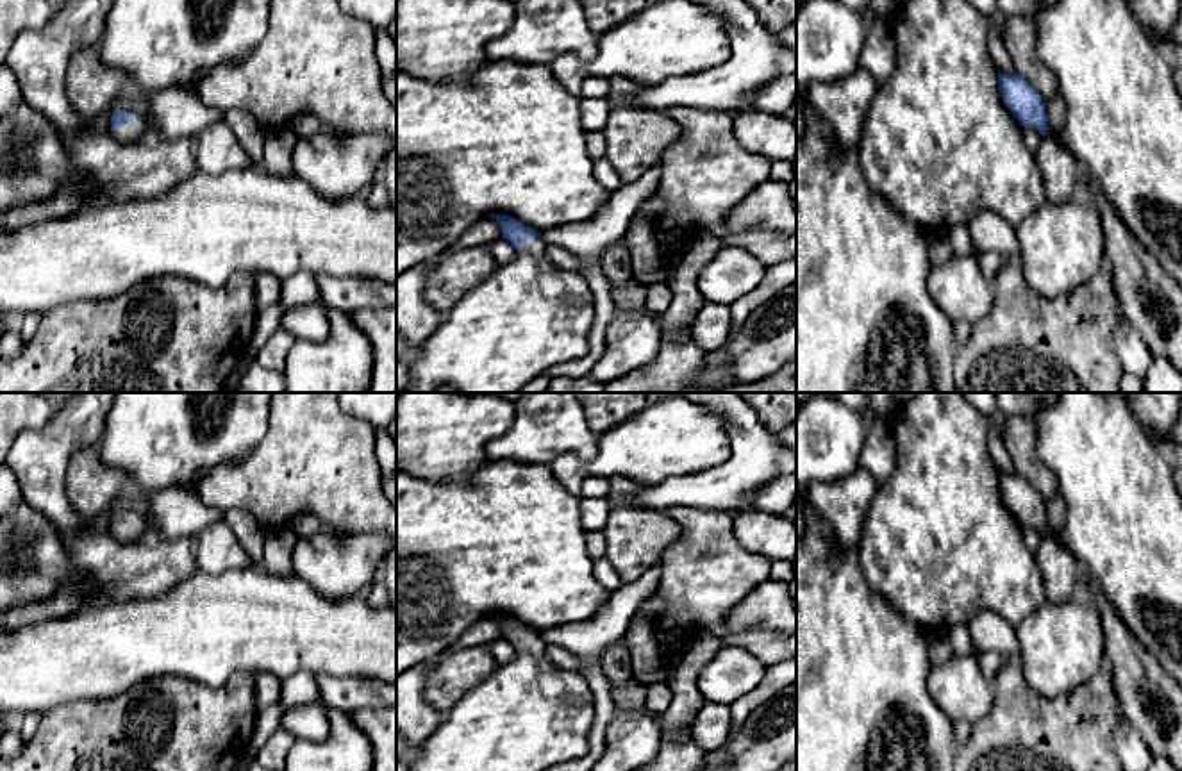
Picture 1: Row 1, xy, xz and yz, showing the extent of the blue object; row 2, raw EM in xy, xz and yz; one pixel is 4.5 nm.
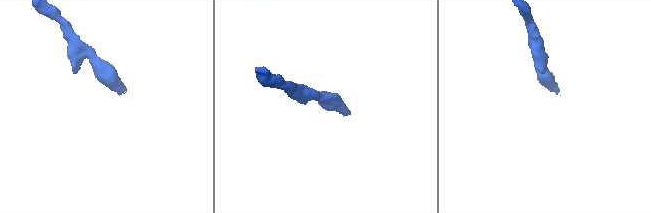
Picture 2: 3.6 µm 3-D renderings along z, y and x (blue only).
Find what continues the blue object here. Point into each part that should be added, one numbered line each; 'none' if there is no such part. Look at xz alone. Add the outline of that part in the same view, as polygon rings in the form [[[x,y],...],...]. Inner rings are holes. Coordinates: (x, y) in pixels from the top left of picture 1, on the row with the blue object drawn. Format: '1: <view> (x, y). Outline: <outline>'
1: xz (527, 316). Outline: [[[532,236],[516,248],[516,257],[509,264],[496,268],[484,282],[468,289],[425,339],[421,355],[407,364],[411,382],[404,391],[434,393],[450,386],[457,393],[521,393],[546,369],[586,357],[595,323],[591,287],[582,273],[557,268],[545,252],[546,245]]]

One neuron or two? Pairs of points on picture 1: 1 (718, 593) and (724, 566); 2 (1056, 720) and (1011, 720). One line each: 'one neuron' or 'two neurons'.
1: one neuron
2: one neuron

